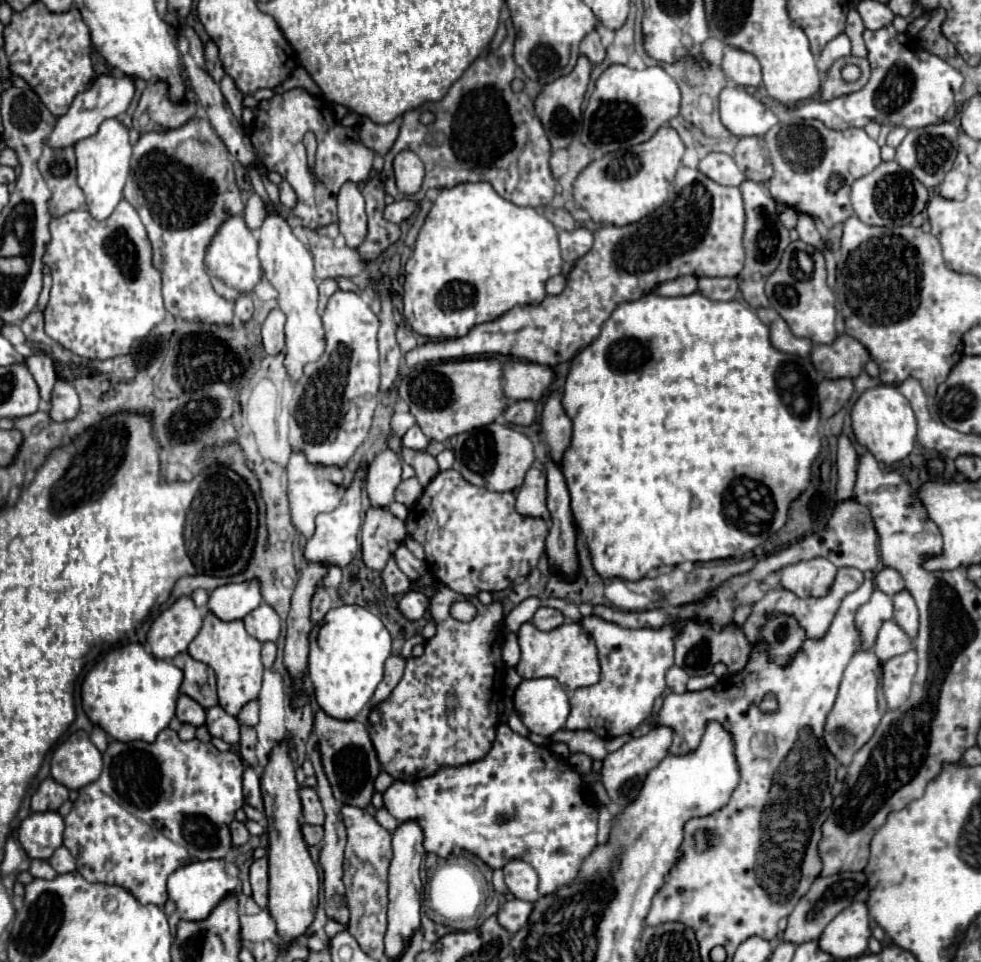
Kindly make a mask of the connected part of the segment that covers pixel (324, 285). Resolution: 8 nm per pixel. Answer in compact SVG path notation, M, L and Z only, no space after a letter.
M326 279L326 281L320 281L320 283L318 283L318 289L320 289L320 305L318 305L318 311L324 313L324 307L326 307L328 299L330 299L340 287L338 287L338 283L336 283L334 279Z

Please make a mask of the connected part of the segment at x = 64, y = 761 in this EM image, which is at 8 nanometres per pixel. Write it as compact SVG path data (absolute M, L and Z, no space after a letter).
M76 731L52 753L52 779L68 789L82 789L94 783L102 771L102 755L90 743L88 733Z

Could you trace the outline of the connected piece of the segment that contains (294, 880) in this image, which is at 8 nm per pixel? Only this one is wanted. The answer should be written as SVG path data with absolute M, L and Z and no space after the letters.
M282 741L278 747L272 749L268 757L268 765L264 767L264 775L260 777L266 817L268 817L268 835L270 835L270 851L268 851L268 863L270 863L270 903L268 911L272 913L278 935L286 941L296 939L306 933L308 925L314 919L316 905L318 905L318 889L320 879L316 865L308 853L308 845L302 837L302 803L298 795L298 783L296 783L296 771L294 761L290 757L290 745L288 741Z

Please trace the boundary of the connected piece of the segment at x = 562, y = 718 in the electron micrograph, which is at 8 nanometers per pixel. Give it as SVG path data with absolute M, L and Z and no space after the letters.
M526 679L514 693L514 709L530 733L552 735L566 725L570 703L556 679Z

